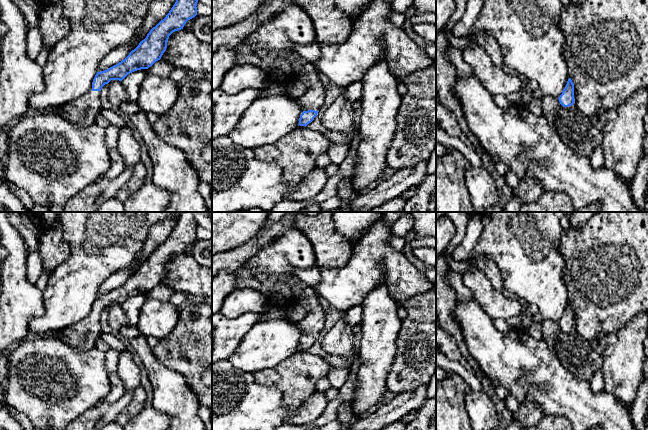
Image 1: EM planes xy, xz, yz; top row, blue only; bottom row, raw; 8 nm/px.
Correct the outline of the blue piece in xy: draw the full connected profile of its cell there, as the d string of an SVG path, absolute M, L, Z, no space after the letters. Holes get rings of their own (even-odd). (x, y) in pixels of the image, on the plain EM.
M181 212L169 237L150 254L146 262L124 284L107 294L97 296L92 306L92 314L60 330L57 337L77 351L94 348L101 336L102 311L111 304L122 305L134 295L148 293L160 284L166 275L169 260L183 253L186 246L197 239L197 227L194 212Z

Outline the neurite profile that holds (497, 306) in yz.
M481 270L467 272L462 278L467 289L491 319L506 320L522 315L521 303L516 298L508 298L497 291Z

